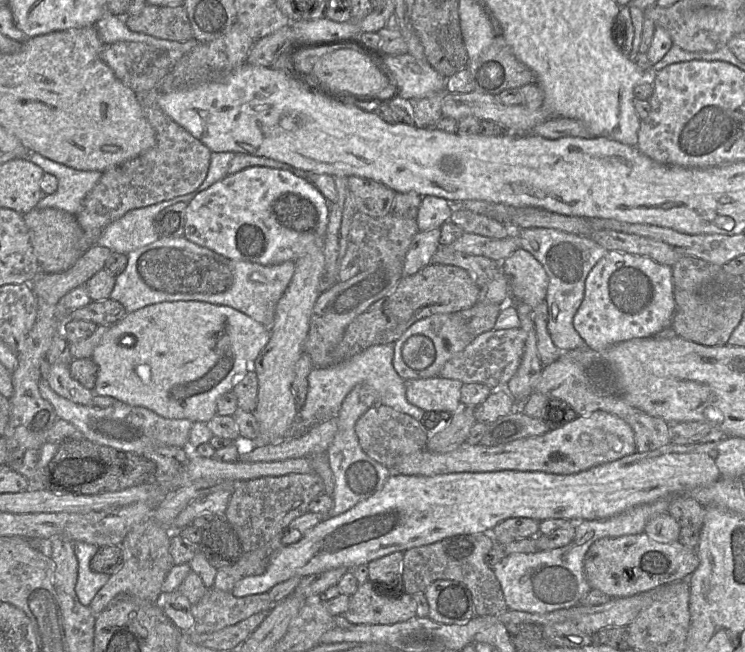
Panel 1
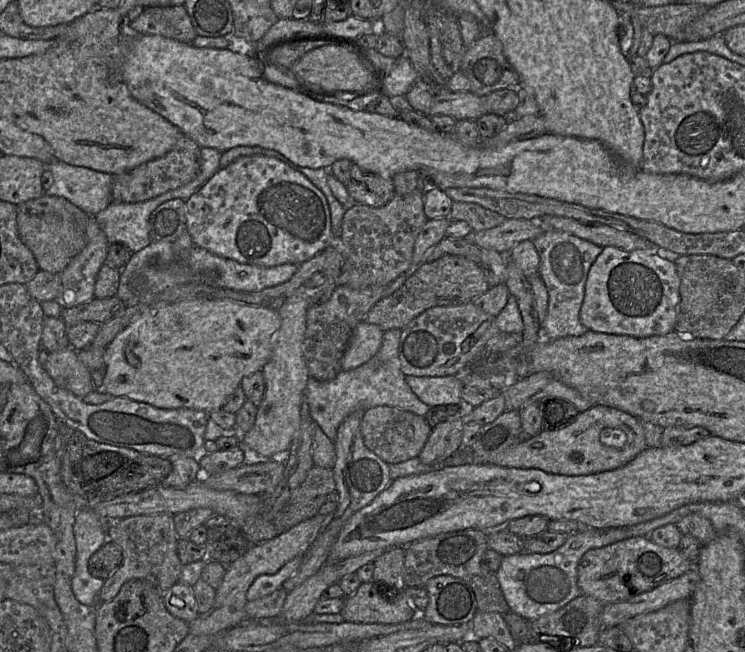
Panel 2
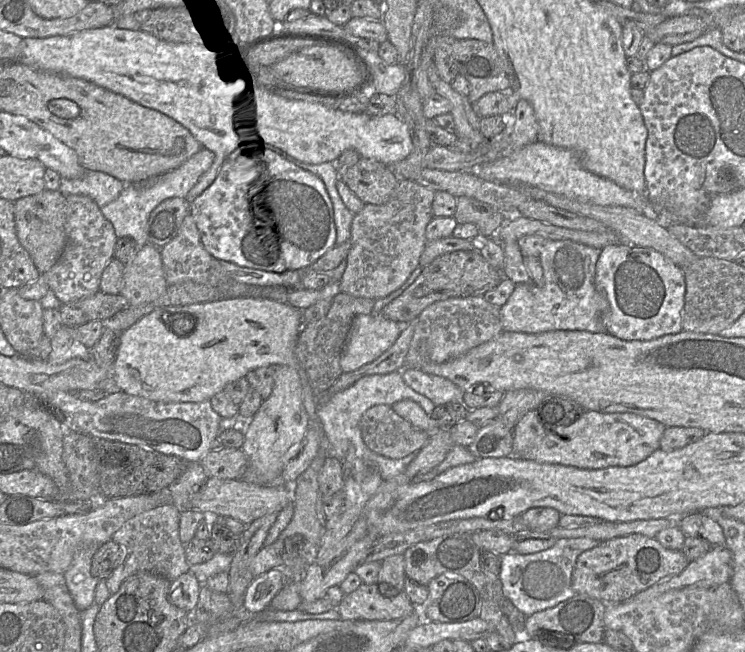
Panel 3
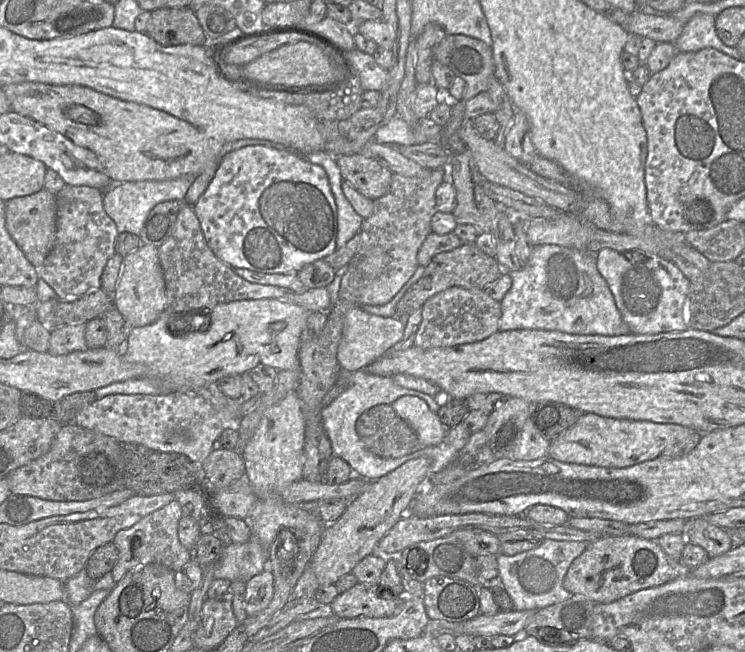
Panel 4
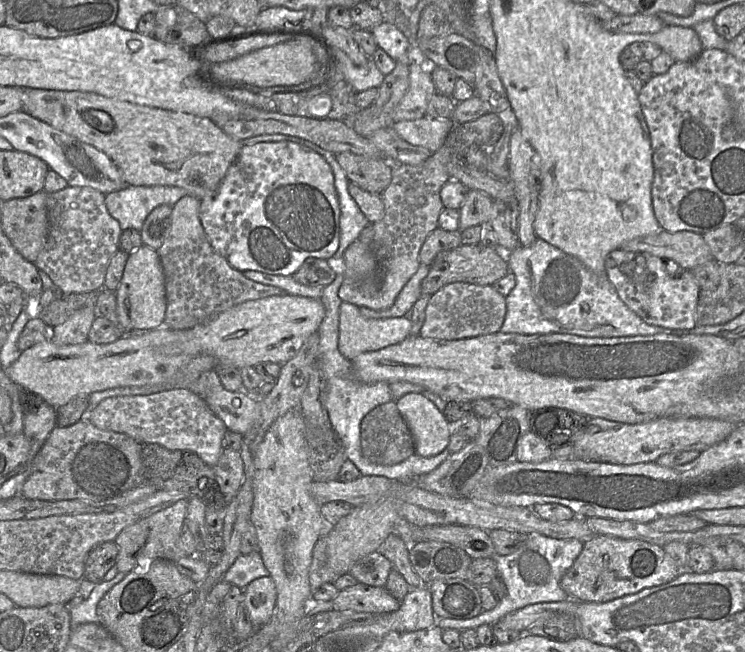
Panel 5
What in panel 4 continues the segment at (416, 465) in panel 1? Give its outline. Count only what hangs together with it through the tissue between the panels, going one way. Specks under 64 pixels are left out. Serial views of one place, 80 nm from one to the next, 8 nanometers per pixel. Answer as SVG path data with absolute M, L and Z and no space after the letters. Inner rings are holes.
M584 413L574 426L550 442L548 457L564 463L625 468L659 457L671 443L683 440L697 430L672 423L628 420Z

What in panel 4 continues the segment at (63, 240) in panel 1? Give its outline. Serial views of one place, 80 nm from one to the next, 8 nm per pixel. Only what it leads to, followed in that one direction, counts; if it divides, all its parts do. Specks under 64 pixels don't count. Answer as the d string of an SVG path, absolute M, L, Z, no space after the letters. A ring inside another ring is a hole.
M45 188L6 202L6 229L35 268L43 264L56 244L56 210L56 194Z

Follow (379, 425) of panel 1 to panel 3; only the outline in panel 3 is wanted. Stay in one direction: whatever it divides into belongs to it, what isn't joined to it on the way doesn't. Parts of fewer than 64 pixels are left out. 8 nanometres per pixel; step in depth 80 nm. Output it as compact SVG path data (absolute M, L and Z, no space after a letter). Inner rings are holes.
M389 405L368 409L360 427L367 447L391 459L404 458L421 450L430 437L428 432L413 426Z

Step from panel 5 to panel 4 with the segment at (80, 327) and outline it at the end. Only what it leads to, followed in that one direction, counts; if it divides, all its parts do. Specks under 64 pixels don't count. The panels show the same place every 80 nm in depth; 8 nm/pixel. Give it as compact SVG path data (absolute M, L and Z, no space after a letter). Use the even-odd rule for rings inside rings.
M86 323L53 327L48 352L57 356L87 350L85 327Z

